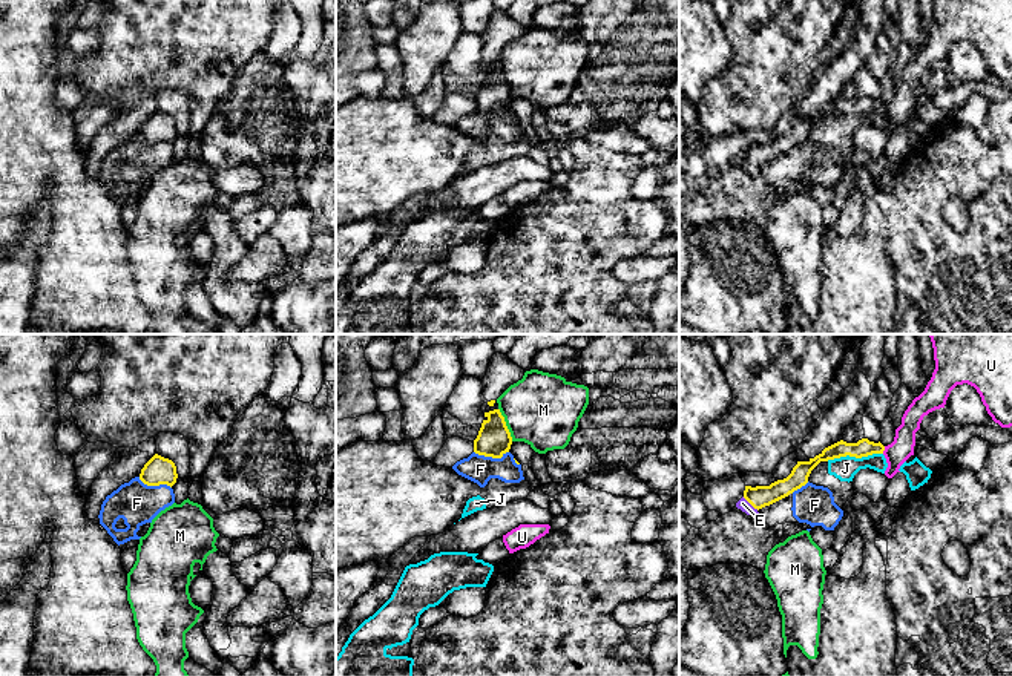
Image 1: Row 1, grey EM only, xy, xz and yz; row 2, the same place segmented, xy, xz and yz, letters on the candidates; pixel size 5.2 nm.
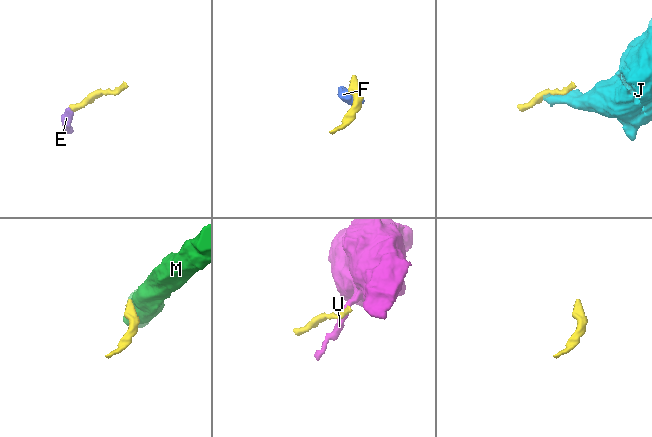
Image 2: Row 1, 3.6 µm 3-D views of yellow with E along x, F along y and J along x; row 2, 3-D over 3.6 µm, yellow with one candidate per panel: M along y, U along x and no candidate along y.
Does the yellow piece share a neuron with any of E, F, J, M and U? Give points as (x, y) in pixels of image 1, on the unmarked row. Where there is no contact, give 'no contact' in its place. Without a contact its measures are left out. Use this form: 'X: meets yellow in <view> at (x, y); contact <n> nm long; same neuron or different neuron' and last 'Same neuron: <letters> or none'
E: meets yellow in yz at (750, 160); contact 110 nm long; same neuron
F: meets yellow in xz at (491, 112); contact 180 nm long; different neuron
J: meets yellow in yz at (854, 112); contact 300 nm long; different neuron
M: meets yellow in xz at (505, 82); contact 190 nm long; different neuron
U: meets yellow in yz at (883, 106); contact 40 nm long; different neuron
Same neuron: E

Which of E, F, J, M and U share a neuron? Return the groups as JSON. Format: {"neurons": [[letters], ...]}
{"neurons": [["E"], ["F", "J"], ["M"], ["U"]]}

